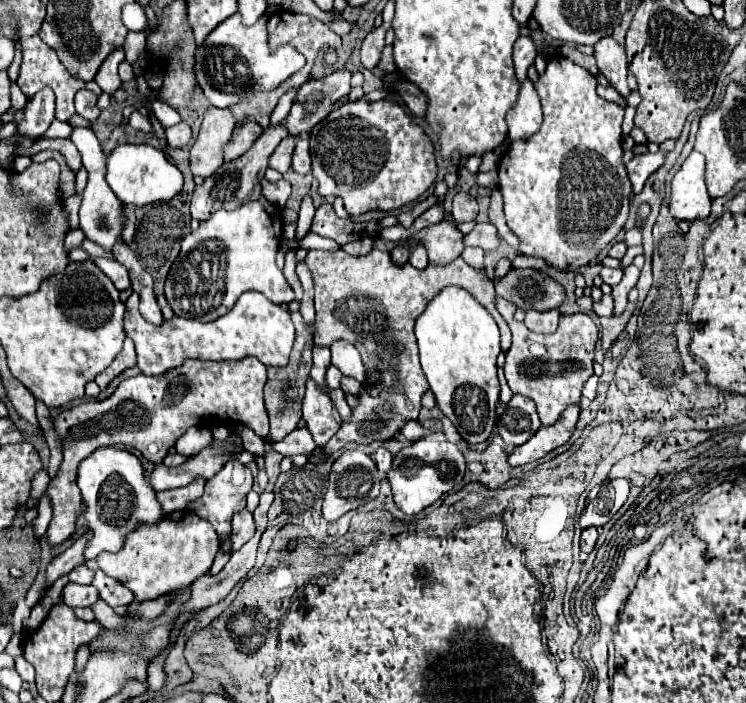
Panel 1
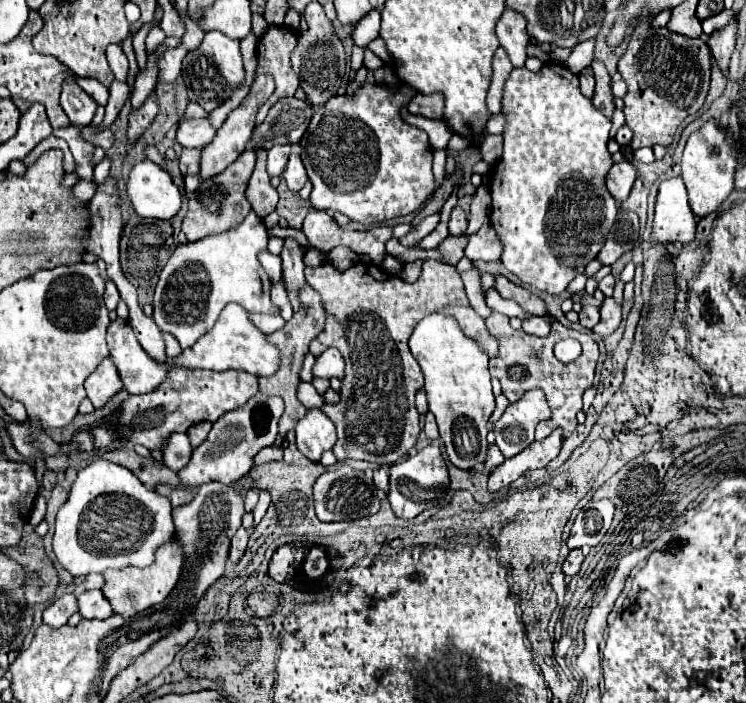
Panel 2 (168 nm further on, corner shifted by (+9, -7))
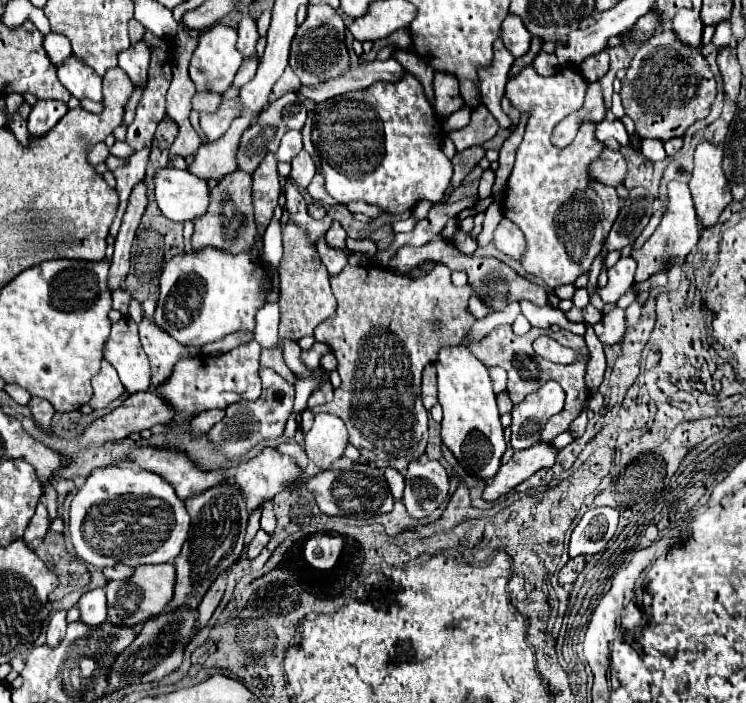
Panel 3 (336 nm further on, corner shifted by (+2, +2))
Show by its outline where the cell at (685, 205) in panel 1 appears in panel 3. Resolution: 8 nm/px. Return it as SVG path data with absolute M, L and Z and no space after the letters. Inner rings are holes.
M670 182L668 184L668 210L666 210L660 226L646 240L646 244L642 248L632 250L632 254L630 254L638 262L636 282L640 284L640 282L648 280L650 276L654 276L658 272L664 272L664 270L672 268L674 264L680 262L680 258L686 258L692 252L692 248L696 246L696 242L698 242L700 230L702 230L702 226L698 224L688 184L684 184L684 182Z

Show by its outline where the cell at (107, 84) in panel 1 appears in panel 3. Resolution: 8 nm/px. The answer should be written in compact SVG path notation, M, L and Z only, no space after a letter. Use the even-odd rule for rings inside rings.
M49 33L44 37L44 48L50 61L59 66L72 55L70 41L64 35Z

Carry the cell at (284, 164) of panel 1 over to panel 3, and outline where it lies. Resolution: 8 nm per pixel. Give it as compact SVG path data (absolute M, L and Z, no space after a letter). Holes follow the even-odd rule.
M290 130L288 134L284 134L284 138L280 142L280 148L276 152L276 160L290 162L300 150L302 150L302 134L298 130Z

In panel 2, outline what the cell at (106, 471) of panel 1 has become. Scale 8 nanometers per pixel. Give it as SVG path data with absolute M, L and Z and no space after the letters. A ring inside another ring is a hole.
M97 459L77 473L69 499L57 513L53 551L73 577L81 577L109 567L147 567L153 563L155 549L173 539L173 535L169 499L145 489L127 467Z

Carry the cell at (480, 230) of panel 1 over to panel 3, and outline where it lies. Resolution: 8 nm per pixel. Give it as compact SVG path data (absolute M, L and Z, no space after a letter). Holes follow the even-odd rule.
M502 218L494 232L494 246L500 252L512 256L514 260L520 260L526 250L526 240L522 230L514 222L510 222L508 218Z

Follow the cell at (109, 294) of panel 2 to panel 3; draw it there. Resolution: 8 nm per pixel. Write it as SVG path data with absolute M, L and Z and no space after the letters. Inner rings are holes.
M116 290L116 294L112 294L112 308L122 312L122 316L128 316L128 304L130 304L130 294L124 290Z

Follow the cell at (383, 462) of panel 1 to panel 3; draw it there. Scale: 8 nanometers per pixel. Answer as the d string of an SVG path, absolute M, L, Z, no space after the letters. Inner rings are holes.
M386 468L384 476L386 476L388 484L390 484L394 500L402 500L402 494L404 494L404 476L398 470L392 470L392 468Z

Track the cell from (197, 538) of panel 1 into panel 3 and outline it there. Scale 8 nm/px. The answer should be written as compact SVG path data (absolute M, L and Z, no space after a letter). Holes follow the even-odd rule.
M156 564L156 566L138 566L134 568L134 576L126 582L110 580L106 586L106 600L108 600L108 622L114 626L136 626L140 622L150 620L164 612L168 602L174 594L174 564Z

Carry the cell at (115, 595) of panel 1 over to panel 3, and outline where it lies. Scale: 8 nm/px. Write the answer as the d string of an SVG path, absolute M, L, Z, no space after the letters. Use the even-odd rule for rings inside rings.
M96 588L92 592L86 592L78 602L78 610L80 610L80 622L88 626L100 626L106 620L108 612L104 590Z

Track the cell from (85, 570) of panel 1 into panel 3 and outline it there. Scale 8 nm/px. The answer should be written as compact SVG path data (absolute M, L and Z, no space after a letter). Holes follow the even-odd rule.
M118 564L118 566L112 566L112 568L104 568L104 576L108 580L128 580L132 576L132 570L130 566L126 564Z

